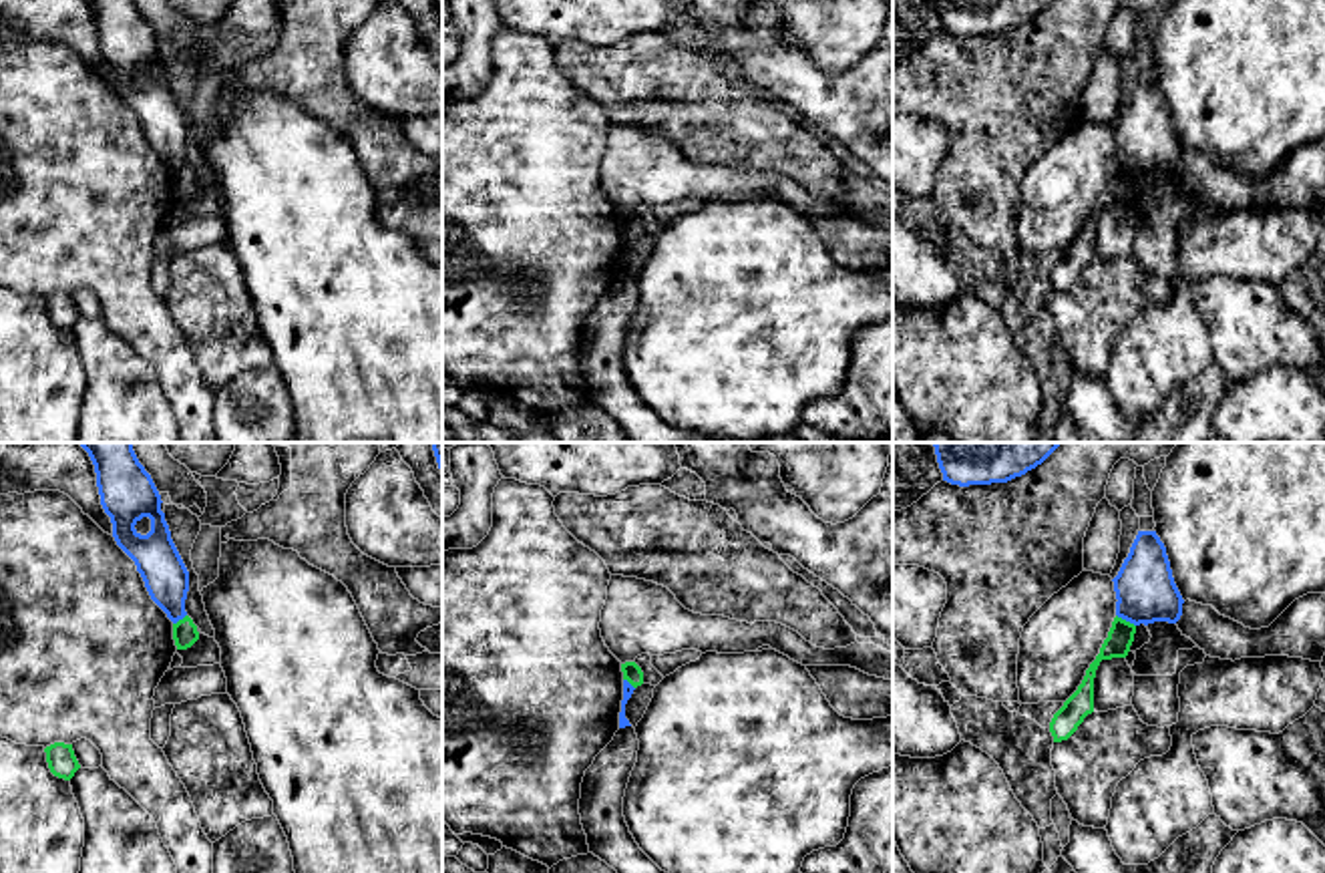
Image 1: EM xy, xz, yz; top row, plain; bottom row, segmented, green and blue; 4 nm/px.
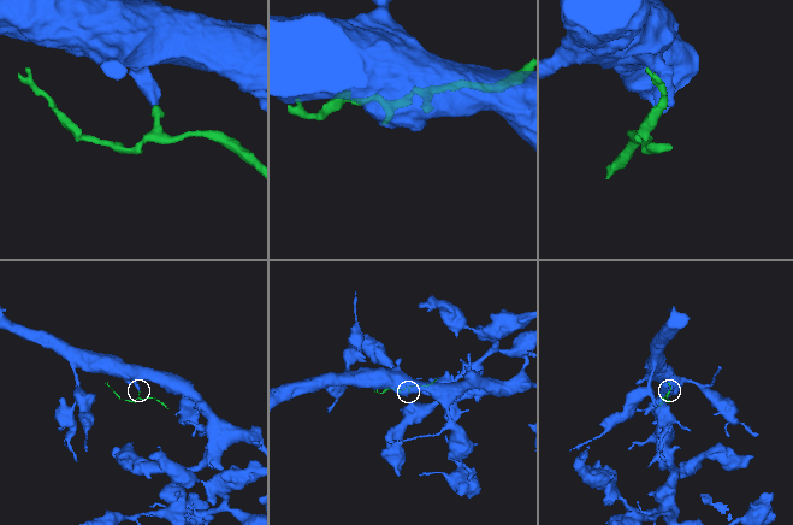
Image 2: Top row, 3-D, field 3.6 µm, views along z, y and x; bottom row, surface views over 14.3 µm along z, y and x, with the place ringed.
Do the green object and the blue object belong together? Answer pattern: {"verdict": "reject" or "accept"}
{"verdict": "reject"}

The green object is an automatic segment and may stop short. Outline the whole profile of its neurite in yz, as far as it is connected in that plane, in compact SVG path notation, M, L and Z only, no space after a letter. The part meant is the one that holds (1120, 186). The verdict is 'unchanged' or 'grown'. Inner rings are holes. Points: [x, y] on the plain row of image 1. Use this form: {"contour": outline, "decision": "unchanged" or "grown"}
{"contour": "M1118 165L1114 167L1108 187L1104 189L1096 209L1086 219L1082 233L1064 251L1064 255L1054 264L1050 272L1054 292L1068 290L1084 272L1084 268L1094 261L1094 227L1100 211L1112 207L1126 207L1134 191L1134 183L1136 183L1134 173Z", "decision": "unchanged"}

